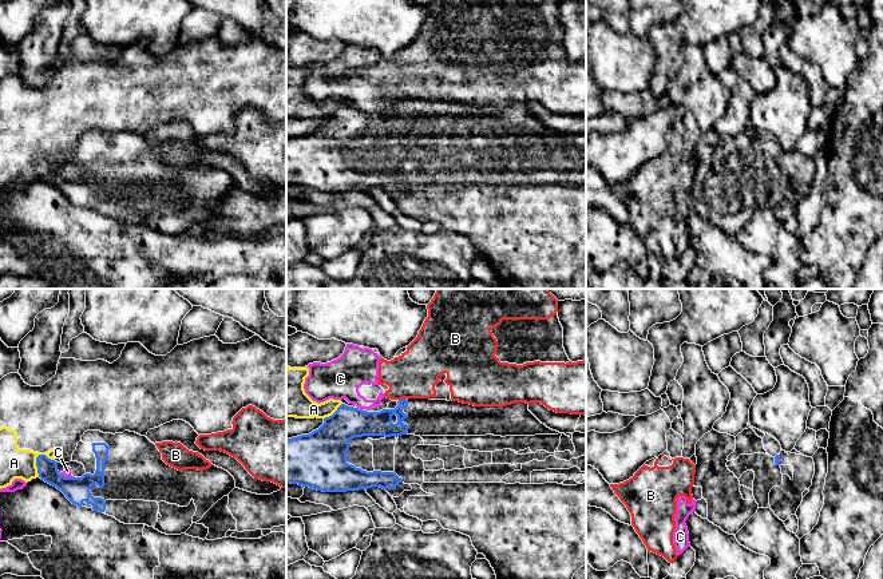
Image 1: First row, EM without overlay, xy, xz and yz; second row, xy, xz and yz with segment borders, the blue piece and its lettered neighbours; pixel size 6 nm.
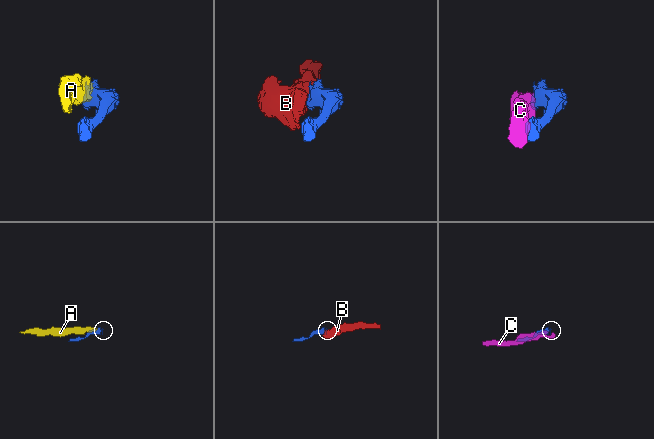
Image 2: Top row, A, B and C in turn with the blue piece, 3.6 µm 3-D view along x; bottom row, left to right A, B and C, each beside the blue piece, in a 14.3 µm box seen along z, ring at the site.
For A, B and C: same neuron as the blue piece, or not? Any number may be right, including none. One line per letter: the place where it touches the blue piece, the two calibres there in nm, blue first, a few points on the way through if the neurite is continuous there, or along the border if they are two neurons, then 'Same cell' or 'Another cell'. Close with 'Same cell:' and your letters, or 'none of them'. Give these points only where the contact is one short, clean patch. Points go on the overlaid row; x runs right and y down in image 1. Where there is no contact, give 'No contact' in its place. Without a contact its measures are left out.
A: Touches blue at xy (36, 463). Thickness 120 nm (blue) against 180 nm. Boundary: xy (44, 453), (36, 457), (38, 476). Another cell
B: Touches blue at xz (403, 399). Thickness 140 nm (blue) against 280 nm. Boundary: xz (406, 397), (399, 400). Another cell
C: Touches blue at xy (66, 478). Thickness 160 nm (blue) against 50 nm. Another cell
Same cell: none of them

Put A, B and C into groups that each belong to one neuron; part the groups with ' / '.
A / B C

